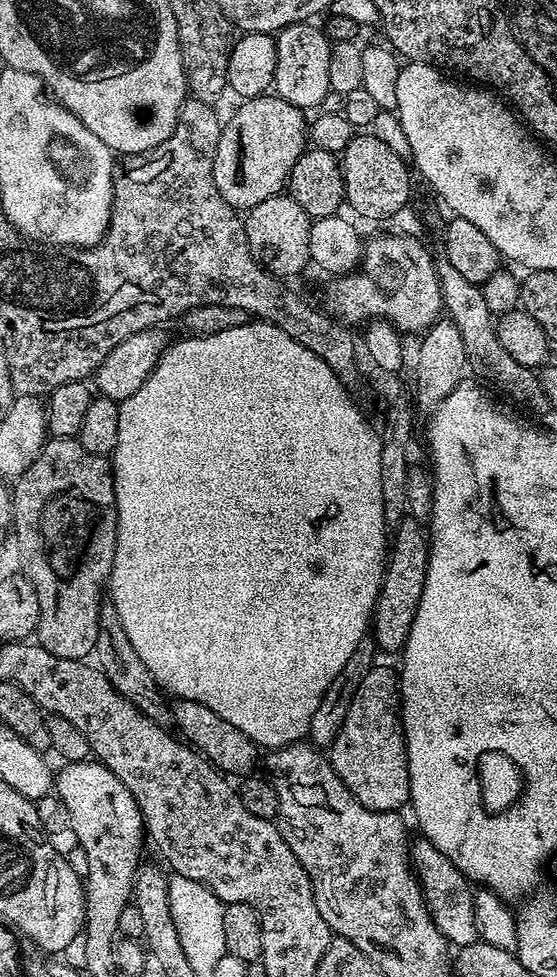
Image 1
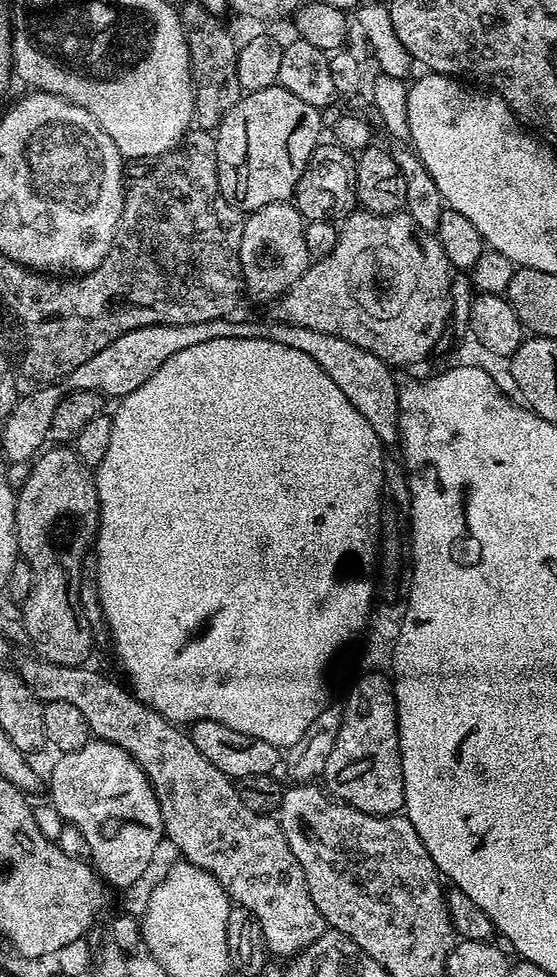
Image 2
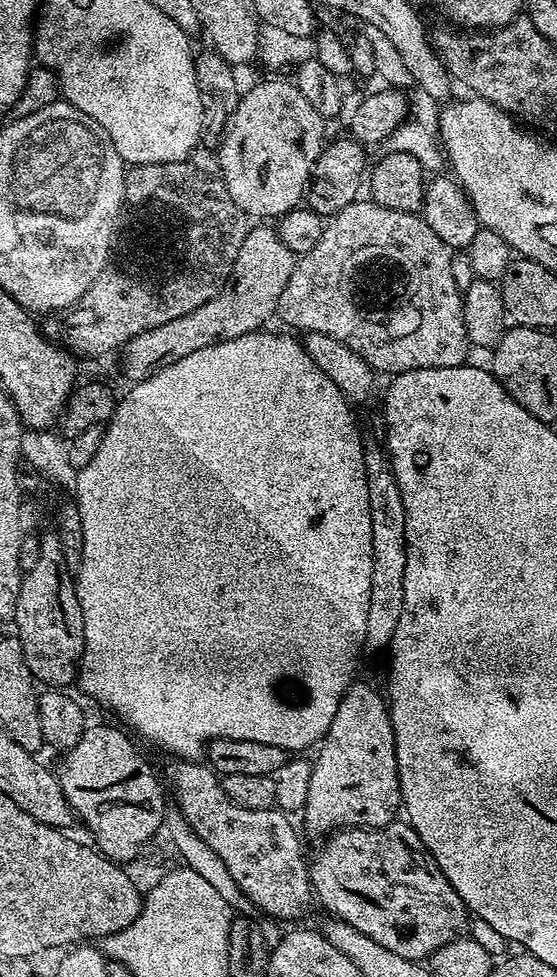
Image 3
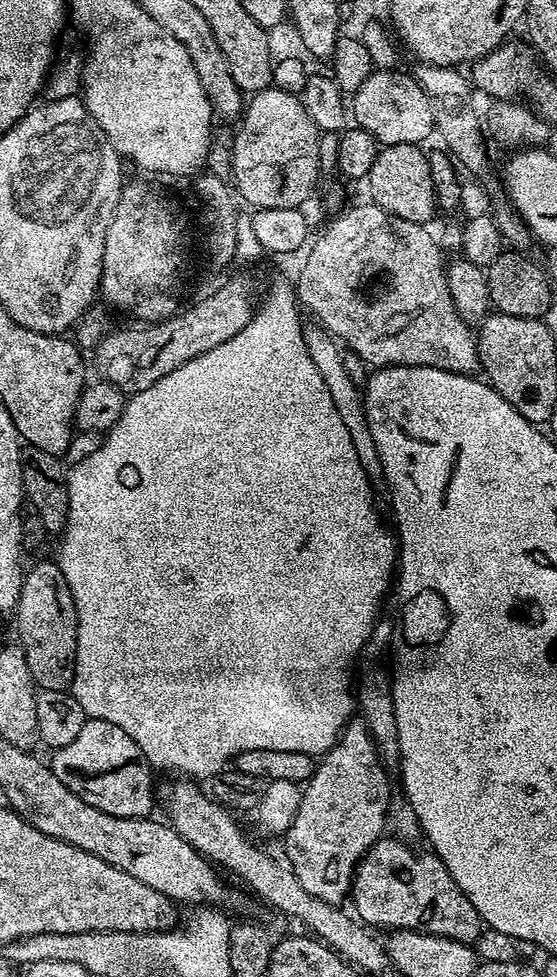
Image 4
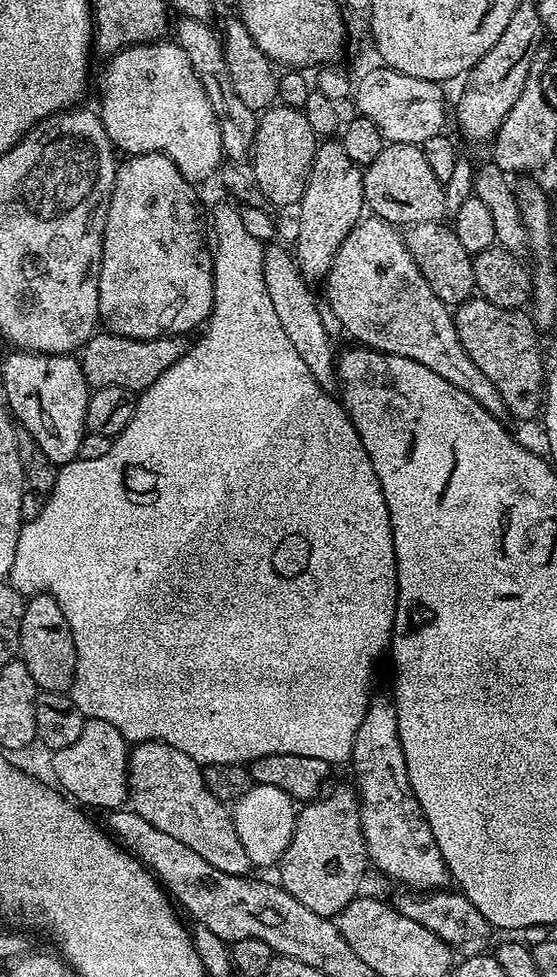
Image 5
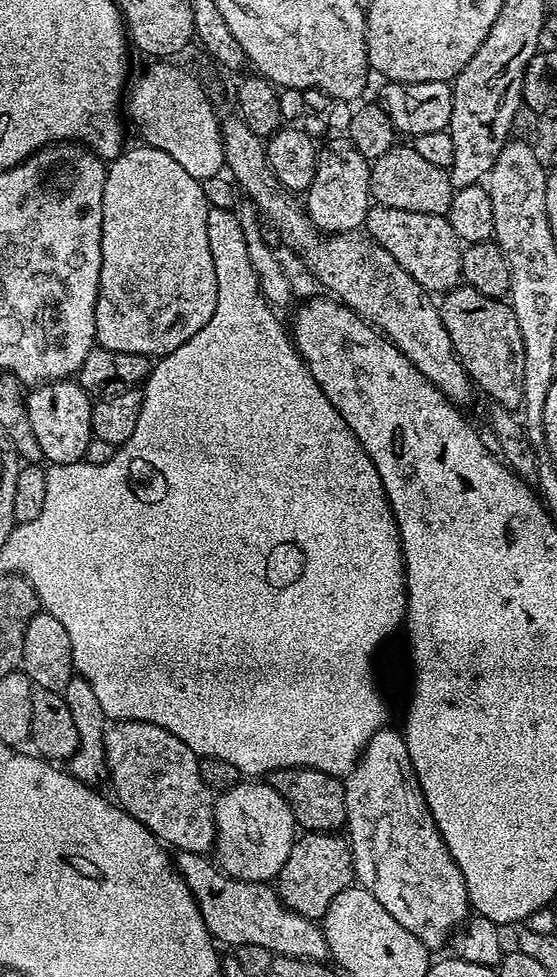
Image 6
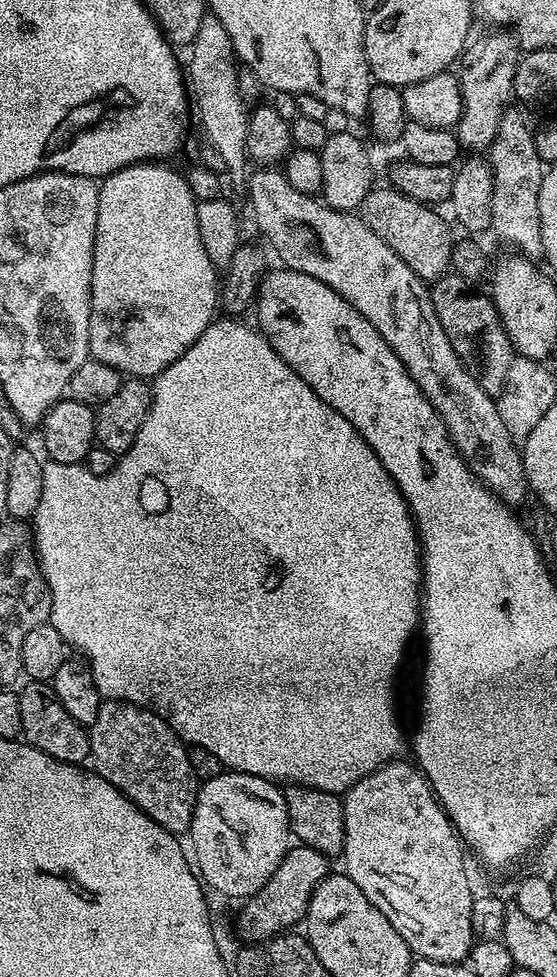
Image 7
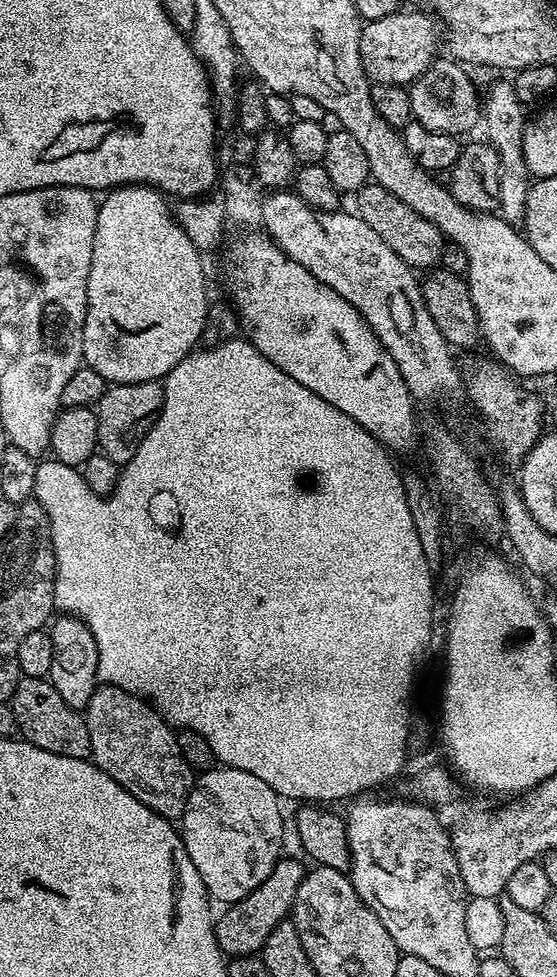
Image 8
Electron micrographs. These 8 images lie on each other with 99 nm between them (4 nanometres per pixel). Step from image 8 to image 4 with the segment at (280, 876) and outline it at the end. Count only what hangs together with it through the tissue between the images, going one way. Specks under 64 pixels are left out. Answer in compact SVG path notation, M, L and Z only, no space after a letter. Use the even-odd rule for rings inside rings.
M363 722L349 723L344 731L340 733L338 743L319 757L316 765L316 771L312 773L312 777L306 781L301 791L301 804L298 806L297 813L294 815L294 820L290 822L287 832L283 833L282 840L284 840L284 856L289 868L292 869L293 874L298 878L298 882L302 884L302 890L306 890L306 894L312 894L314 898L318 898L327 904L334 904L337 906L343 905L349 899L352 890L352 880L356 877L356 868L360 864L360 859L366 855L376 845L377 840L385 835L384 823L389 823L390 808L388 812L388 772L372 735L368 732L367 724Z

